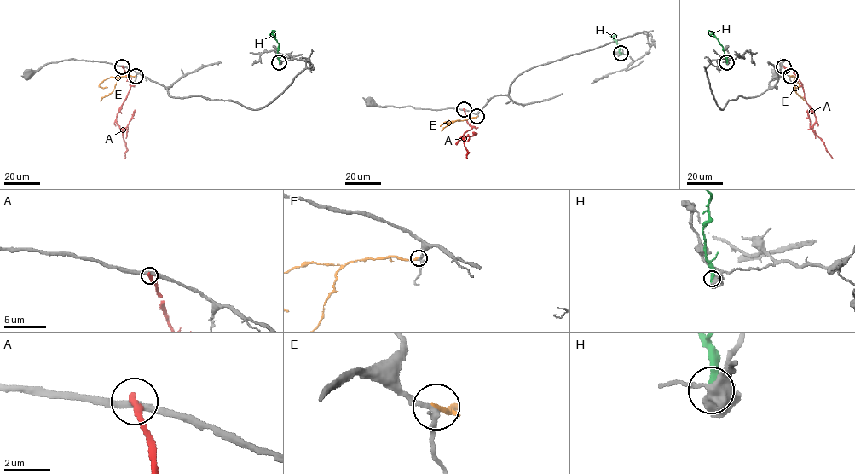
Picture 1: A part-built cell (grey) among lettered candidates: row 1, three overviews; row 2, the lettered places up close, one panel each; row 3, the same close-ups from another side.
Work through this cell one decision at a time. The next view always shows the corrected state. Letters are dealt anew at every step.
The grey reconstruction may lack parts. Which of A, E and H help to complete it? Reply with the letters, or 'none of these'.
none of these

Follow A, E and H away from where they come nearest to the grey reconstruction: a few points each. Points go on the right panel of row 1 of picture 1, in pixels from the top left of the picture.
A: (783, 66), (795, 75), (801, 83), (804, 97), (815, 117), (813, 130), (832, 158)
E: (790, 76), (794, 77), (799, 83), (794, 88)
H: (726, 62), (722, 46), (709, 31)

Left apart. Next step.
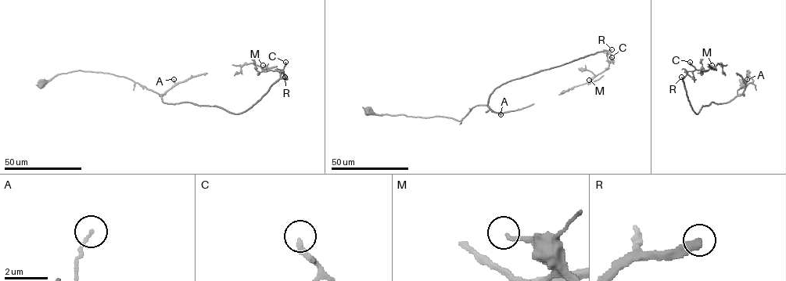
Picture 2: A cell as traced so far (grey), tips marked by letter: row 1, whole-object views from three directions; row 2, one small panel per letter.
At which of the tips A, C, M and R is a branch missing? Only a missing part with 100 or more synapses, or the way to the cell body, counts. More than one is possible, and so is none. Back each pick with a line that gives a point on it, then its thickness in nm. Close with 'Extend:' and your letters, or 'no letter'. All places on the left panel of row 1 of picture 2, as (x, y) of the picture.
R: at (285, 77); 320 nm thick
Extend: R

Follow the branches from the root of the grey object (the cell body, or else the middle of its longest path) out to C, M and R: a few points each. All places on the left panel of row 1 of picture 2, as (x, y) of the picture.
C: (42, 83), (78, 70), (107, 73), (145, 86), (165, 102), (216, 106), (238, 113), (280, 77), (285, 62)
M: (42, 83), (78, 70), (107, 73), (165, 102), (238, 113), (280, 77), (282, 70), (263, 65)
R: (42, 83), (78, 70), (107, 73), (145, 86), (165, 102), (216, 106), (238, 113), (285, 77)

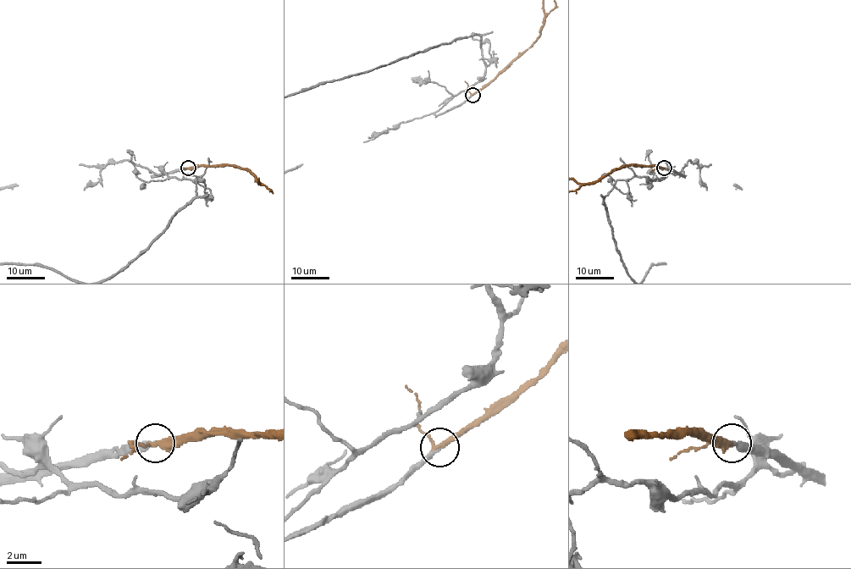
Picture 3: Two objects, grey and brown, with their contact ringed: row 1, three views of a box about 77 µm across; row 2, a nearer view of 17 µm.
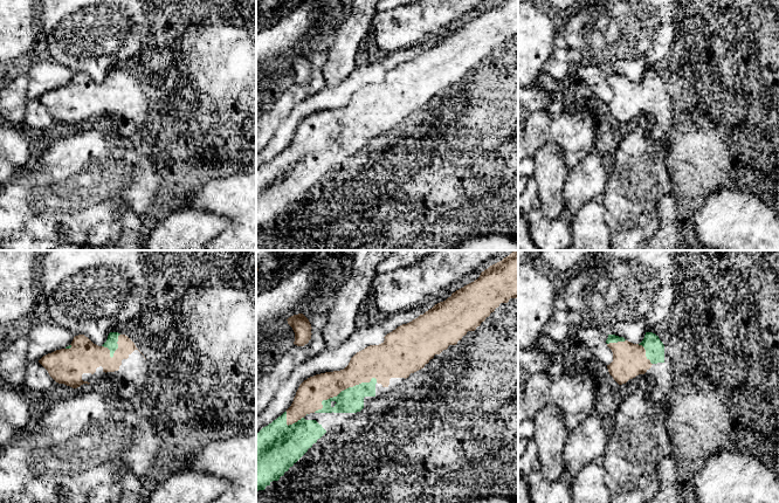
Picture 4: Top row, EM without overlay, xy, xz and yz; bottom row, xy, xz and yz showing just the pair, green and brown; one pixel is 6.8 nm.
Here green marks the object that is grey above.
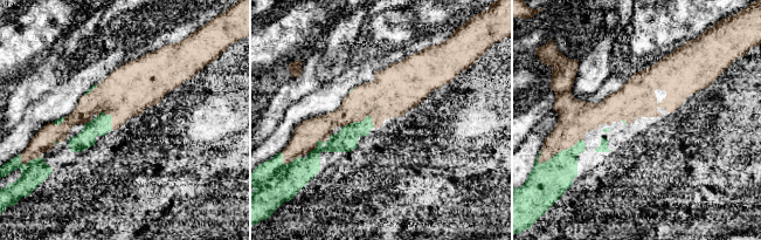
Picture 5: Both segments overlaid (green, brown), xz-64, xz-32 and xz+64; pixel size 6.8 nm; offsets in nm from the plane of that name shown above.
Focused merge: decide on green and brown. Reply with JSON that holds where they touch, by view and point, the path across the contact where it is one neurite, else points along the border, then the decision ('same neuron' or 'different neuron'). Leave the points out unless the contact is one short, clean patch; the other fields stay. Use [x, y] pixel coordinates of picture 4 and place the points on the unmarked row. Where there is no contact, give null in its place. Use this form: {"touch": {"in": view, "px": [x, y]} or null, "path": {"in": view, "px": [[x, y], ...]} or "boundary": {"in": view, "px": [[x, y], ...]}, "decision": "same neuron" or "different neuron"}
{"touch": {"in": "xz", "px": [342, 129]}, "decision": "same neuron"}

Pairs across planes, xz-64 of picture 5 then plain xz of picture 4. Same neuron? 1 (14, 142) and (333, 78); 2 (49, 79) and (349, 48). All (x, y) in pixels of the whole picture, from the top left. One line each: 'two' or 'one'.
1: two
2: two

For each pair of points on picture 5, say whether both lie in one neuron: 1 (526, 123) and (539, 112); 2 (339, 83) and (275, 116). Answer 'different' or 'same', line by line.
1: same
2: different

